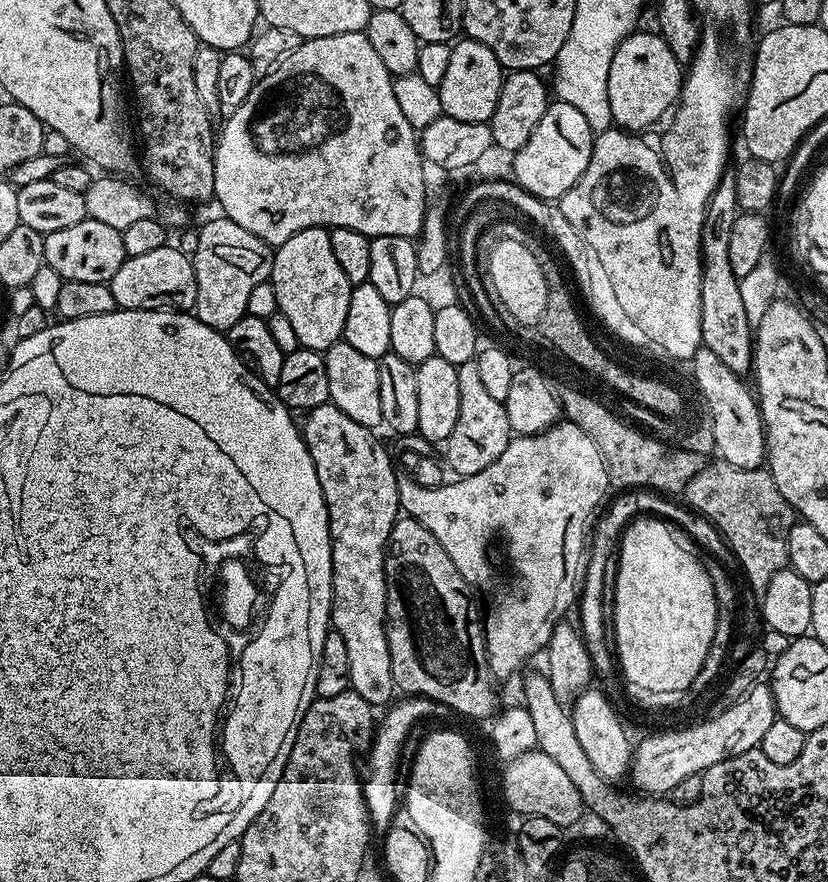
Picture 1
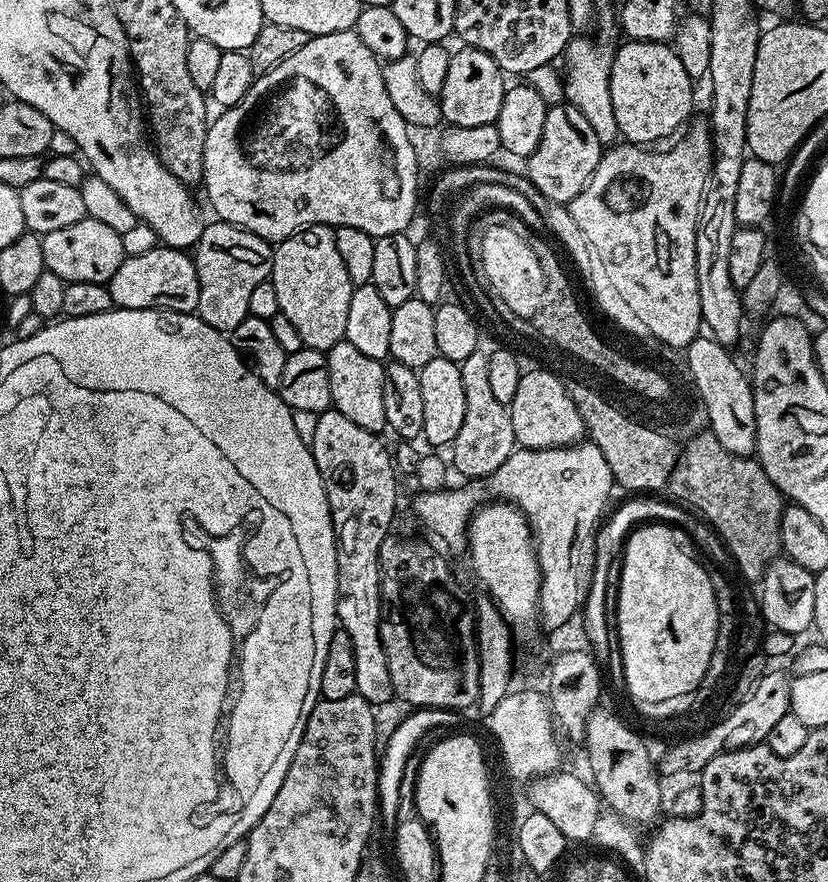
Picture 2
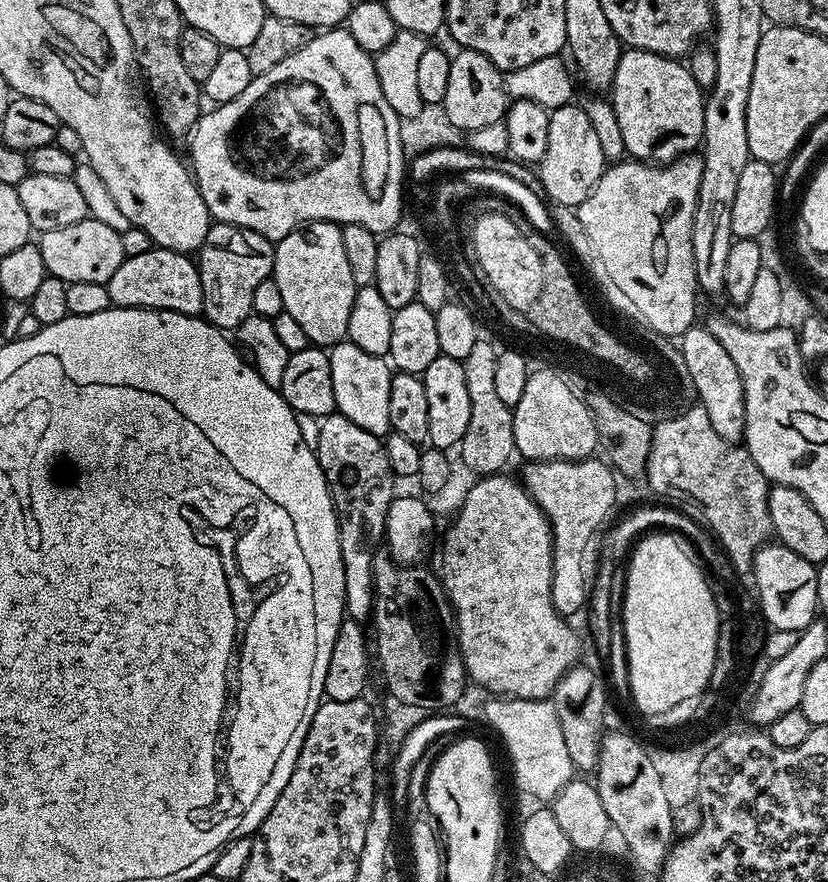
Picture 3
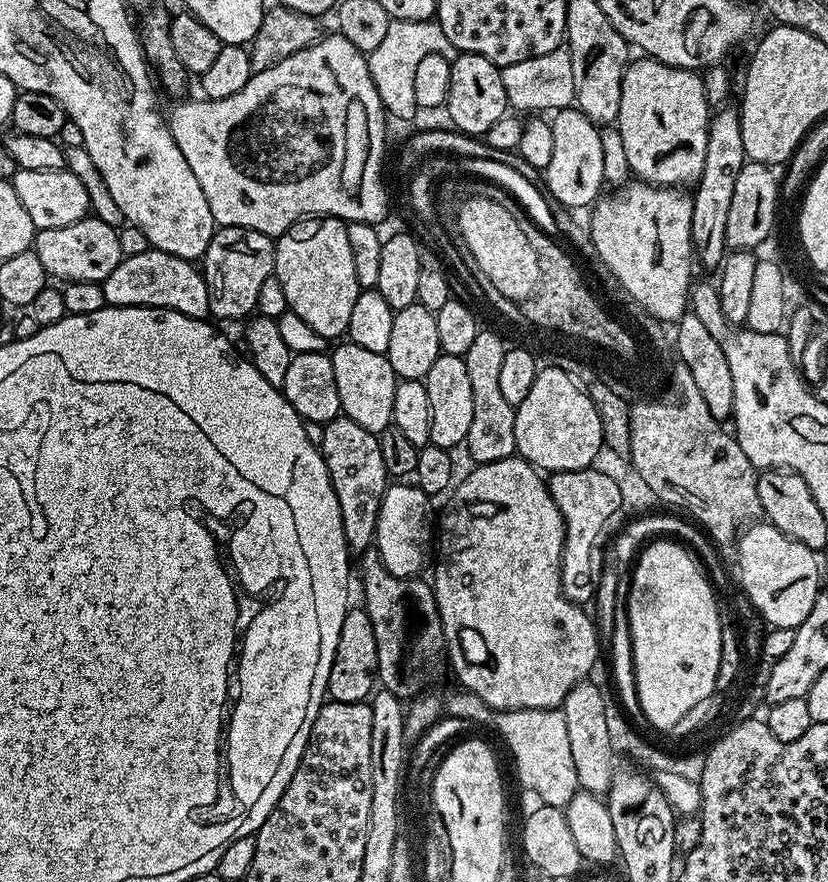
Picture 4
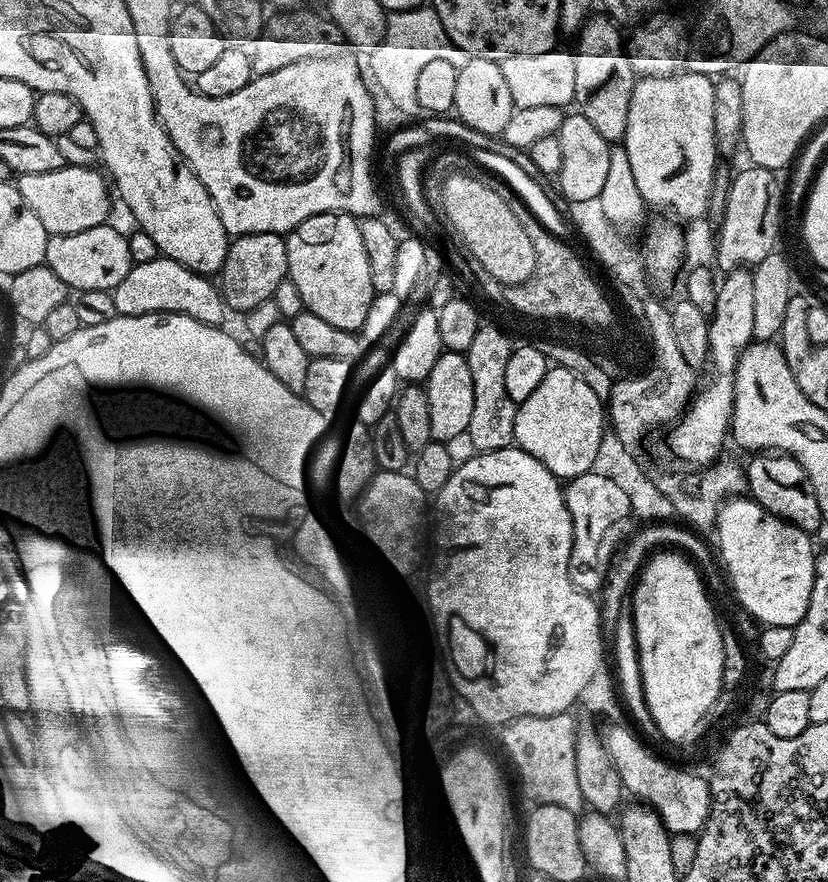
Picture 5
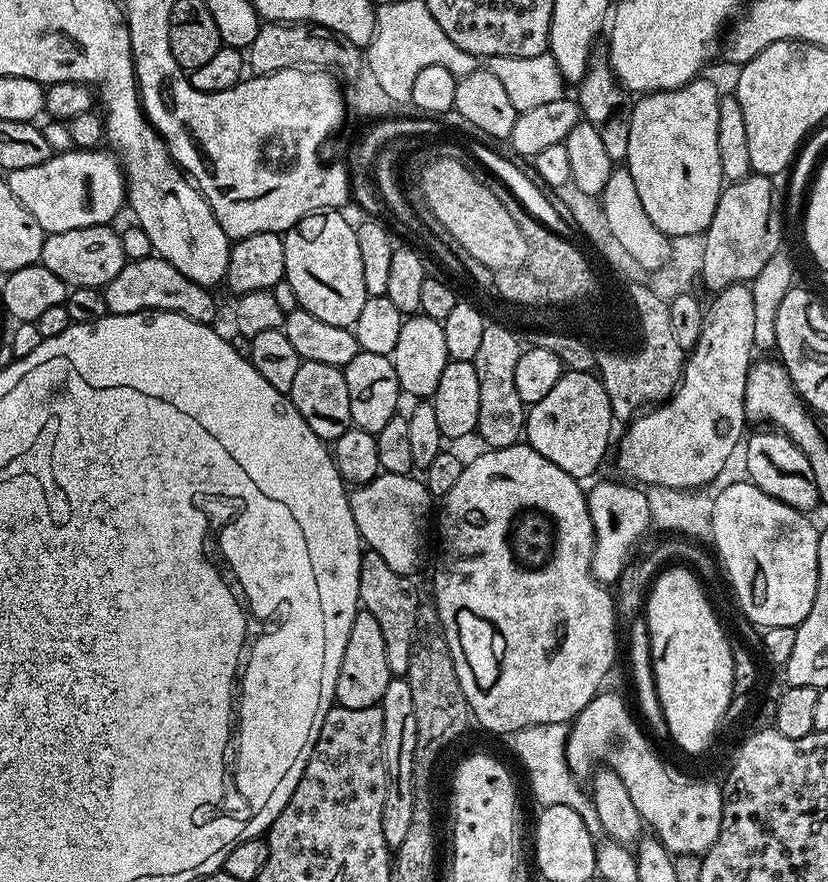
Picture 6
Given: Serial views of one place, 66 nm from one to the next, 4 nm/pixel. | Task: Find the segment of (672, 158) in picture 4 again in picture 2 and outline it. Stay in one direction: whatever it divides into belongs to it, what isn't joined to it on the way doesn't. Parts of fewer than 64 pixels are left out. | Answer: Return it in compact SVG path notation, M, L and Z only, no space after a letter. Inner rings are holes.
M628 40L612 53L610 102L614 102L614 118L618 118L618 130L627 143L652 146L655 140L671 132L679 133L689 123L692 88L694 82L686 74L671 43Z

